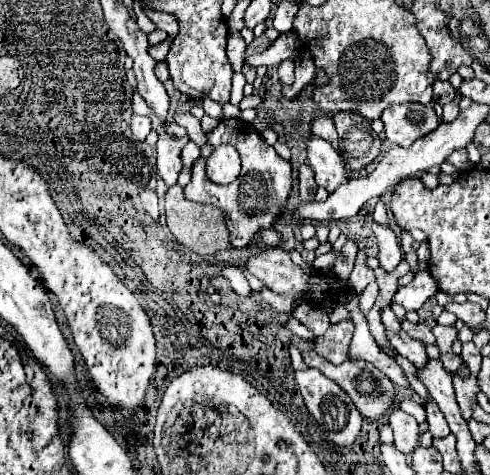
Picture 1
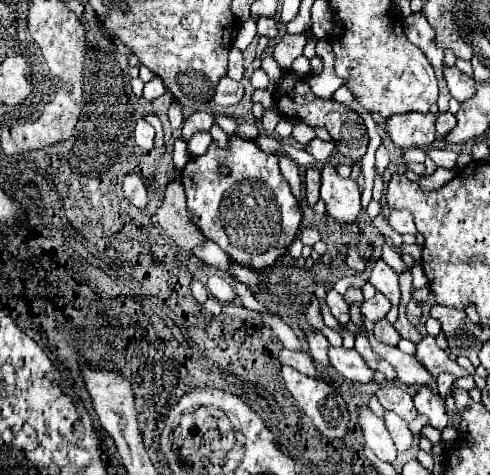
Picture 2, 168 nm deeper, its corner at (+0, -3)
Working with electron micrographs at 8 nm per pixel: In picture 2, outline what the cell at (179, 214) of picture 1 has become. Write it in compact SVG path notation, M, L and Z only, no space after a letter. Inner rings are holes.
M174 180L168 184L166 188L166 198L162 202L162 206L156 210L156 220L162 226L162 230L174 240L178 242L180 248L184 250L192 250L194 246L198 246L200 242L204 242L206 238L202 236L202 232L188 220L186 214L186 194L182 188L180 180ZM184 228L184 230L182 230ZM192 228L192 230L190 230ZM198 230L198 232L196 232ZM188 240L188 242L186 242Z

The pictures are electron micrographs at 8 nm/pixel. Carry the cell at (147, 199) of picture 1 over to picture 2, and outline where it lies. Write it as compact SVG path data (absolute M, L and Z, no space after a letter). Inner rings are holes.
M126 174L124 182L122 182L122 190L124 196L138 208L144 208L148 202L148 194L146 194L146 186L142 182L142 178L138 174Z

